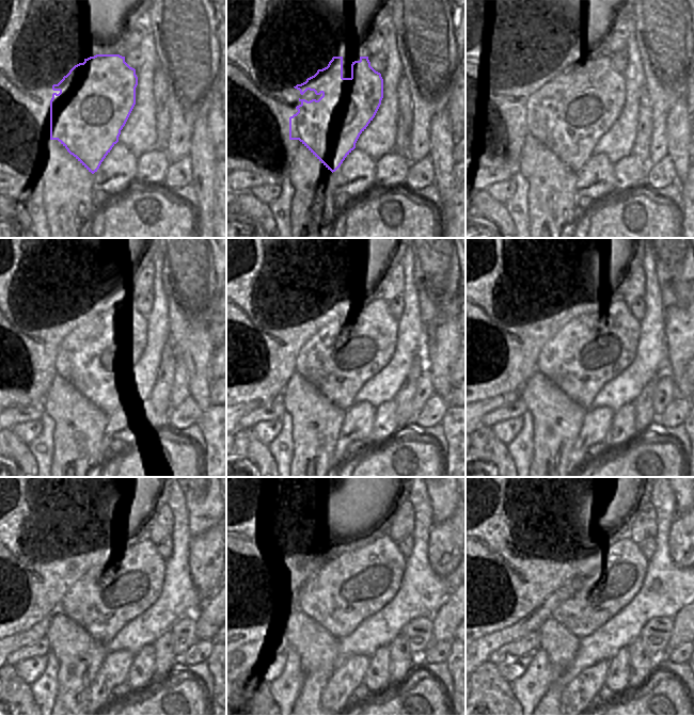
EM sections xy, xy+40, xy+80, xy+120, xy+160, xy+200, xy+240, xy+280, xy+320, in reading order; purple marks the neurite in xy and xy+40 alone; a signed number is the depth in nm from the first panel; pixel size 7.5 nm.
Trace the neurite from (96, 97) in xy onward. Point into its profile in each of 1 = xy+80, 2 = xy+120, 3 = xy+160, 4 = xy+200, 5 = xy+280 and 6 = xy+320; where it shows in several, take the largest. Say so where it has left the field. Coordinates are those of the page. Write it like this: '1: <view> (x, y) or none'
1: xy+80 (570, 126)
2: xy+120 (117, 336)
3: xy+160 (361, 334)
4: xy+200 (601, 334)
5: xy+280 (365, 579)
6: xy+320 (611, 577)

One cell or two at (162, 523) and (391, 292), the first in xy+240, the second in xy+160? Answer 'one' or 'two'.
one

